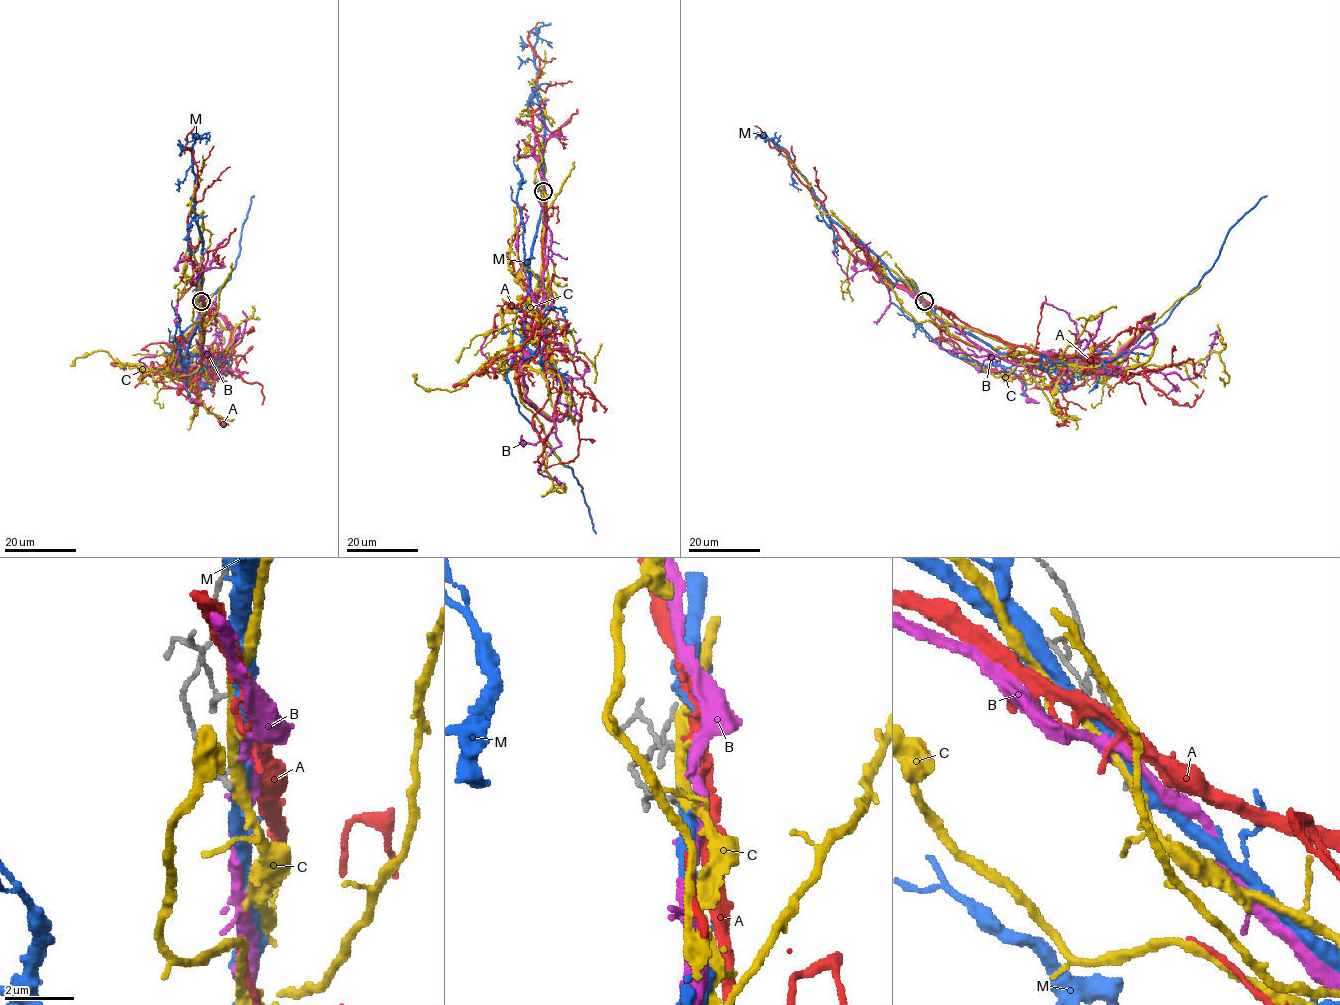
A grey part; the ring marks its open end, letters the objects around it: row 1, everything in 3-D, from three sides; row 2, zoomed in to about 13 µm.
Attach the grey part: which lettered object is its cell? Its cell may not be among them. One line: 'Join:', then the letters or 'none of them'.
Join: A

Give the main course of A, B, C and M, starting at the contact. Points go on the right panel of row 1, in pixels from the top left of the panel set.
A: (923, 301), (1016, 345), (1043, 354), (1089, 356), (1100, 373), (1110, 366), (1126, 376), (1189, 359), (1200, 377)
B: (923, 302), (980, 347), (1020, 365), (1051, 351), (1086, 367), (1138, 366), (1183, 379), (1205, 366), (1218, 336)
C: (922, 304), (1013, 350), (1095, 358), (1114, 372), (1195, 362), (1217, 351), (1228, 379), (1220, 377)
M: (923, 302), (944, 321), (1018, 360), (1064, 364), (1106, 353), (1127, 355), (1197, 286), (1227, 232), (1267, 195)

